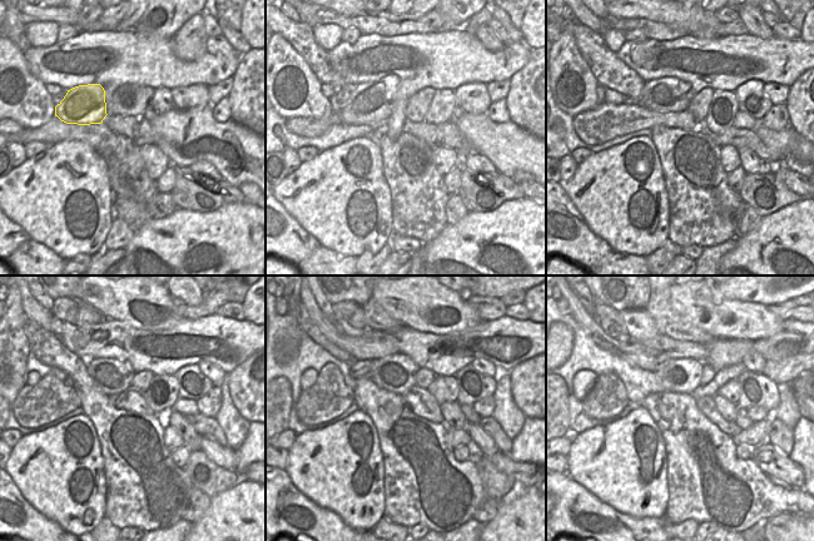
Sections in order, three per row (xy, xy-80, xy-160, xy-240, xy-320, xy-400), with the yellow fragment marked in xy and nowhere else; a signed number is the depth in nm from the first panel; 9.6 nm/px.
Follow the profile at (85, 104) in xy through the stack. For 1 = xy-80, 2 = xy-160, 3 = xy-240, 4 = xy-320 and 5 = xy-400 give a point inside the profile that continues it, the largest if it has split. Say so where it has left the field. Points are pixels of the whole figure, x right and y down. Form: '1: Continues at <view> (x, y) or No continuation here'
1: Continues at xy-80 (368, 104)
2: Continues at xy-160 (668, 94)
3: Continues at xy-240 (109, 376)
4: Continues at xy-320 (397, 373)
5: Continues at xy-400 (684, 376)

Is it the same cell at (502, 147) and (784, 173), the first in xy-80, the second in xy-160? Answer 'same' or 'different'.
different

